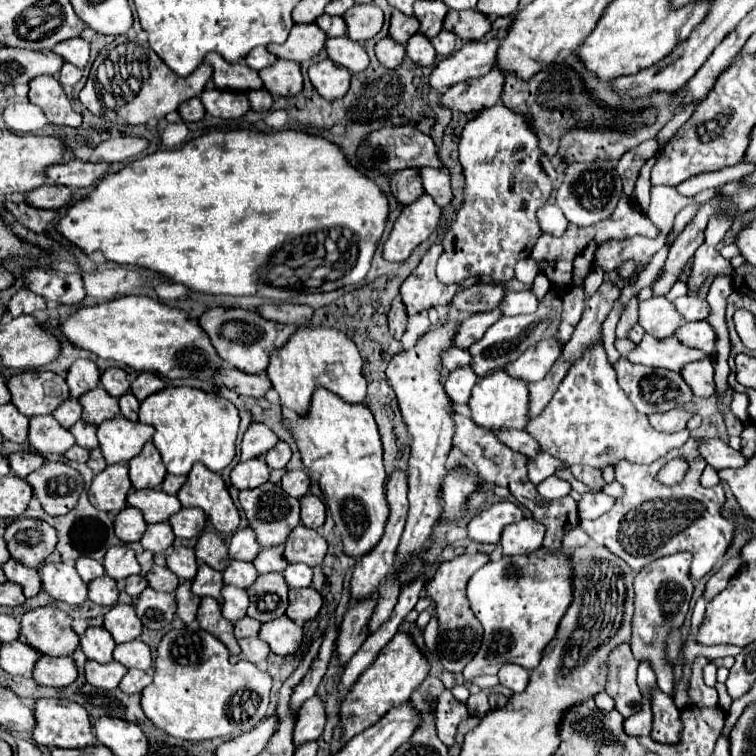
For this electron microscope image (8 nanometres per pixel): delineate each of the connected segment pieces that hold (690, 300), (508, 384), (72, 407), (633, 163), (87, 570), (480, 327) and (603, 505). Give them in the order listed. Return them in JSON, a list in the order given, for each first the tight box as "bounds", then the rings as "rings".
[{"bounds":[674,294,710,320],"rings":[[[686,294],[682,298],[674,300],[676,308],[680,308],[684,320],[706,320],[710,314],[710,306],[706,298],[700,298],[696,294]]]},{"bounds":[468,370,530,430],"rings":[[[498,370],[494,374],[478,380],[478,384],[472,390],[472,398],[470,398],[468,406],[472,410],[472,420],[486,430],[498,430],[498,428],[524,430],[530,422],[528,382],[518,380],[518,378],[510,378],[504,370]]]},{"bounds":[52,398,82,428],"rings":[[[74,398],[62,402],[62,404],[52,412],[52,416],[54,416],[54,418],[60,422],[60,426],[64,426],[64,428],[70,428],[76,420],[80,420],[80,414],[82,414],[82,406],[80,406],[80,402],[74,400]]]},{"bounds":[618,138,660,194],"rings":[[[652,138],[652,140],[642,142],[640,146],[628,150],[628,152],[618,160],[618,174],[620,174],[622,182],[624,182],[624,194],[632,194],[640,166],[642,166],[658,148],[660,148],[658,138]]]},{"bounds":[76,556,104,582],"rings":[[[88,556],[76,560],[76,570],[78,570],[78,574],[80,574],[80,578],[84,582],[90,582],[90,580],[94,580],[98,576],[104,576],[104,566],[100,562],[88,558]]]},{"bounds":[454,308,502,348],"rings":[[[496,308],[492,312],[484,312],[484,314],[472,314],[468,316],[462,324],[460,330],[456,332],[456,342],[454,346],[458,348],[470,348],[474,342],[478,342],[486,328],[490,328],[494,322],[498,322],[502,318],[502,312]]]},{"bounds":[578,492,616,520],"rings":[[[596,492],[596,494],[582,494],[582,500],[578,502],[578,516],[584,520],[592,520],[592,518],[598,518],[602,516],[604,512],[608,512],[612,506],[616,504],[616,498],[604,494],[604,492]]]}]

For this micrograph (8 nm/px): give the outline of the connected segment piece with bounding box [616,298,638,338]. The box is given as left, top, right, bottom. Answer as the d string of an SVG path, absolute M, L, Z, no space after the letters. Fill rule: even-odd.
M636 298L622 312L618 328L616 328L616 338L628 338L628 332L632 330L634 324L638 324L638 302L636 302Z

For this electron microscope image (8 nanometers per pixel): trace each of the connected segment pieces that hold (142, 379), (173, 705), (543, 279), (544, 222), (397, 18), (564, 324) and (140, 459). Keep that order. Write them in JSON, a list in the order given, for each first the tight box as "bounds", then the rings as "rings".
[{"bounds":[130,372,166,402],"rings":[[[142,372],[136,376],[136,380],[132,382],[130,386],[130,392],[142,402],[144,398],[148,398],[150,394],[162,390],[166,384],[160,380],[158,374],[152,374],[152,372]]]},{"bounds":[142,626,270,740],"rings":[[[186,626],[180,630],[170,630],[158,644],[156,662],[154,662],[154,680],[142,690],[142,710],[146,718],[166,734],[182,740],[206,740],[220,736],[236,736],[256,728],[268,710],[270,702],[270,674],[258,670],[250,662],[230,664],[228,648],[214,638],[210,632]]]},{"bounds":[533,273,552,300],"rings":[[[540,273],[533,282],[533,292],[536,294],[538,300],[541,300],[552,288],[551,282],[548,278]]]},{"bounds":[538,204,570,236],"rings":[[[544,204],[538,210],[538,222],[540,222],[542,232],[550,234],[550,236],[562,236],[568,230],[568,224],[570,224],[566,220],[564,212],[558,206],[552,206],[552,204]]]},{"bounds":[388,10,418,44],"rings":[[[398,10],[392,12],[390,16],[390,28],[388,28],[388,36],[400,44],[404,44],[412,34],[418,32],[418,22],[414,16],[406,16]]]},{"bounds":[556,284,586,342],"rings":[[[576,284],[572,288],[566,290],[564,294],[564,312],[560,318],[560,328],[556,338],[560,338],[560,342],[568,342],[568,338],[572,336],[572,332],[576,330],[582,312],[586,308],[586,294],[584,294],[584,286]]]},{"bounds":[128,442,166,488],"rings":[[[146,442],[142,452],[128,462],[130,482],[134,488],[158,488],[166,476],[166,466],[152,442]]]}]

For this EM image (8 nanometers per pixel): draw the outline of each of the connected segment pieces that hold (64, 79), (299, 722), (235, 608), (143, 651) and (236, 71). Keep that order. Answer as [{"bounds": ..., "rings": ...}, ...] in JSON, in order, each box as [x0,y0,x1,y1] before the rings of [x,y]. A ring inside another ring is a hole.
[{"bounds":[58,62,82,86],"rings":[[[64,62],[62,70],[58,72],[58,80],[60,80],[62,86],[74,86],[80,80],[80,76],[82,76],[80,68],[76,68],[76,66],[68,64],[68,62]]]},{"bounds":[292,696,326,748],"rings":[[[314,696],[308,702],[304,702],[294,724],[294,734],[292,734],[294,746],[300,748],[306,742],[316,742],[322,734],[324,722],[326,722],[326,714],[320,698]]]},{"bounds":[222,586,248,622],"rings":[[[224,586],[222,588],[222,598],[224,598],[222,614],[224,614],[226,620],[236,622],[236,620],[246,616],[246,608],[248,608],[248,594],[246,594],[246,590],[236,588],[236,586]]]},{"bounds":[114,640,152,670],"rings":[[[142,640],[118,644],[114,648],[114,660],[126,668],[138,668],[138,670],[150,670],[150,666],[152,666],[150,648]]]},{"bounds":[206,52,262,92],"rings":[[[210,52],[206,56],[206,62],[212,64],[212,68],[214,68],[212,80],[214,80],[216,88],[220,88],[220,90],[240,90],[240,92],[248,92],[248,90],[262,88],[262,80],[260,80],[258,72],[252,70],[250,66],[242,64],[242,62],[230,64],[230,62],[226,62],[216,52]]]}]

